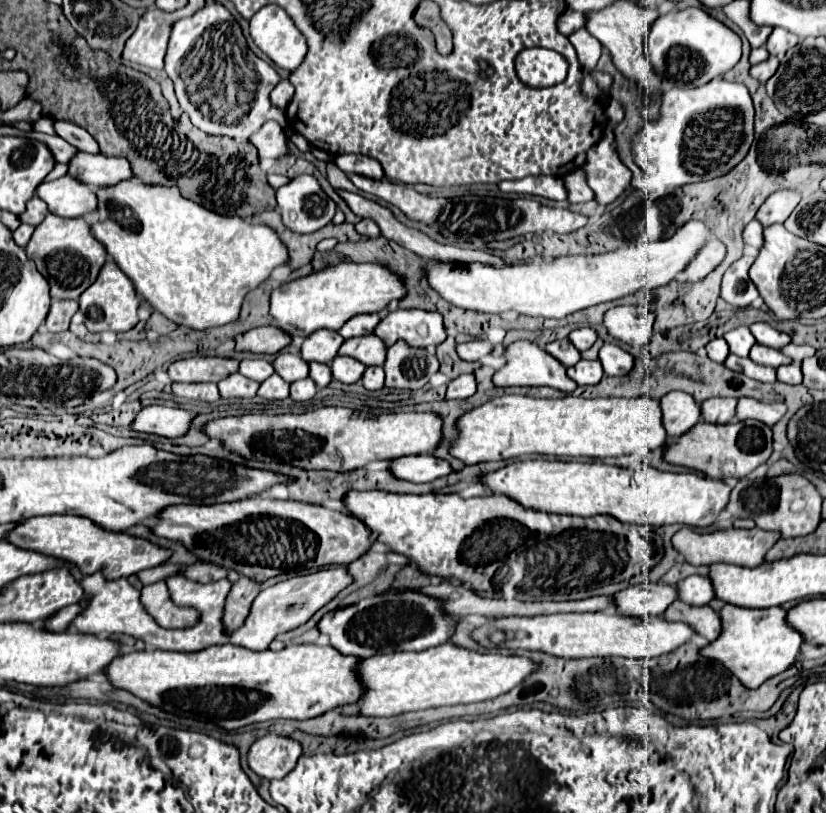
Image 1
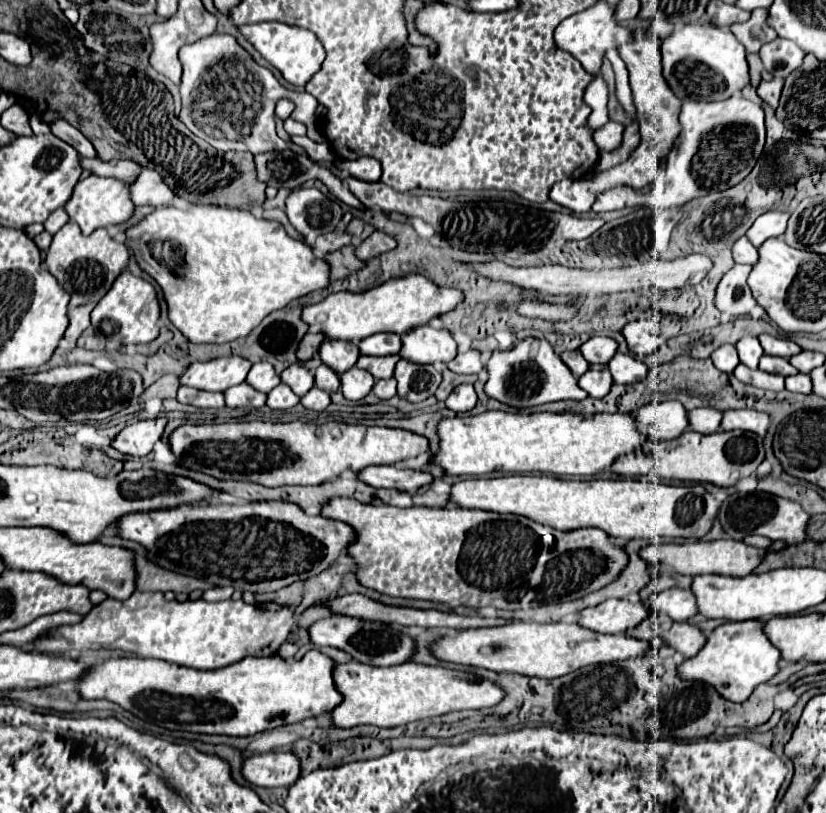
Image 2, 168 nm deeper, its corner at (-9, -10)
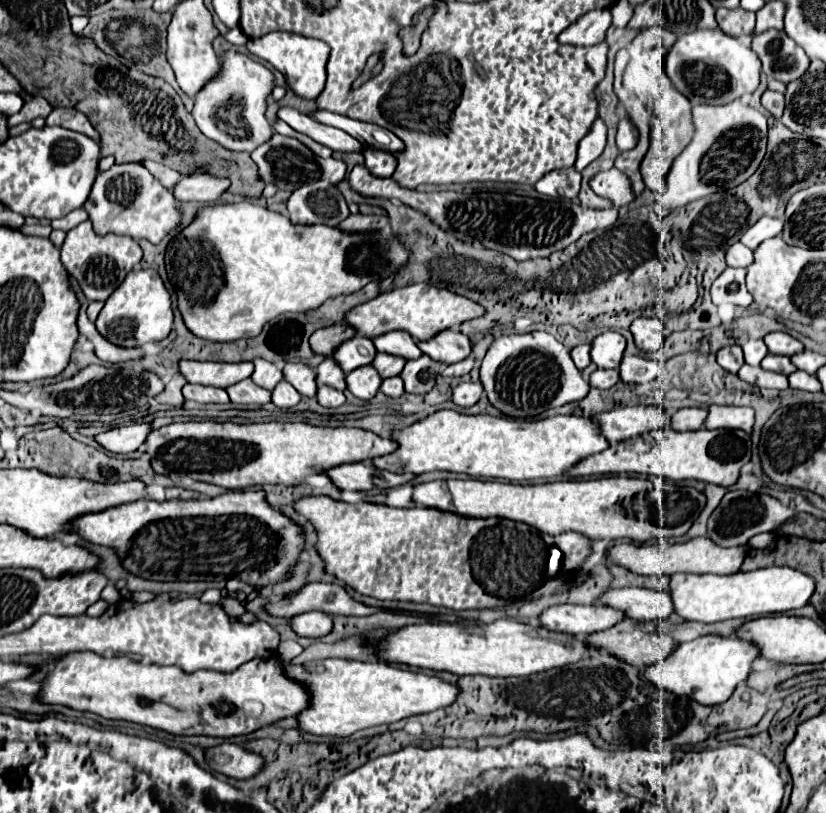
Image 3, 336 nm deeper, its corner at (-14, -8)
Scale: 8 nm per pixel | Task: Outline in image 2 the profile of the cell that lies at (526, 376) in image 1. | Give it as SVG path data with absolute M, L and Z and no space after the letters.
M529 337L509 351L493 351L493 355L487 361L487 371L489 379L485 383L485 393L517 409L535 407L561 399L581 401L587 397L587 393L577 387L577 379L571 375L565 363L553 353L553 347L543 339Z

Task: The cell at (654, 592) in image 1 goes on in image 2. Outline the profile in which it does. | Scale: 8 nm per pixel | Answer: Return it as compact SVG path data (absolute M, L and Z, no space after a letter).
M607 599L603 603L599 603L597 607L589 607L581 611L581 621L579 625L591 629L591 631L599 631L599 633L627 633L627 629L637 627L643 619L647 619L649 615L653 615L651 607L647 607L647 603L637 601L631 603L627 599Z

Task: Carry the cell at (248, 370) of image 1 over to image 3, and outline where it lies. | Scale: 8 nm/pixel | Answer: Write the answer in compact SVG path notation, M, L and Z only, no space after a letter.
M254 359L254 365L256 365L256 369L252 373L252 381L262 389L272 391L278 385L278 381L282 379L282 371L274 363L264 361L264 359Z

